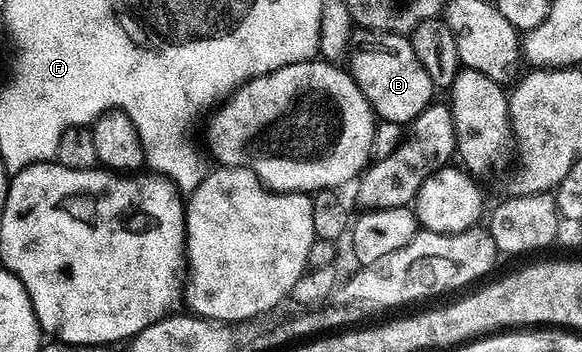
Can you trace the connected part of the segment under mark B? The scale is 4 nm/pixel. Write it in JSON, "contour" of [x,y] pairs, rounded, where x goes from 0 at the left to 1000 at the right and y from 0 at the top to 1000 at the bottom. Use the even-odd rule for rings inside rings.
{"contour":[[[617,77],[613,85],[603,88],[600,134],[600,216],[612,233],[612,244],[619,244],[625,278],[634,290],[636,310],[643,315],[643,327],[651,344],[703,358],[747,281],[749,253],[742,222],[735,222],[735,199],[729,199],[729,188],[722,188],[722,170],[715,165],[704,116],[696,99],[686,99],[680,91],[644,91],[639,82]]]}

